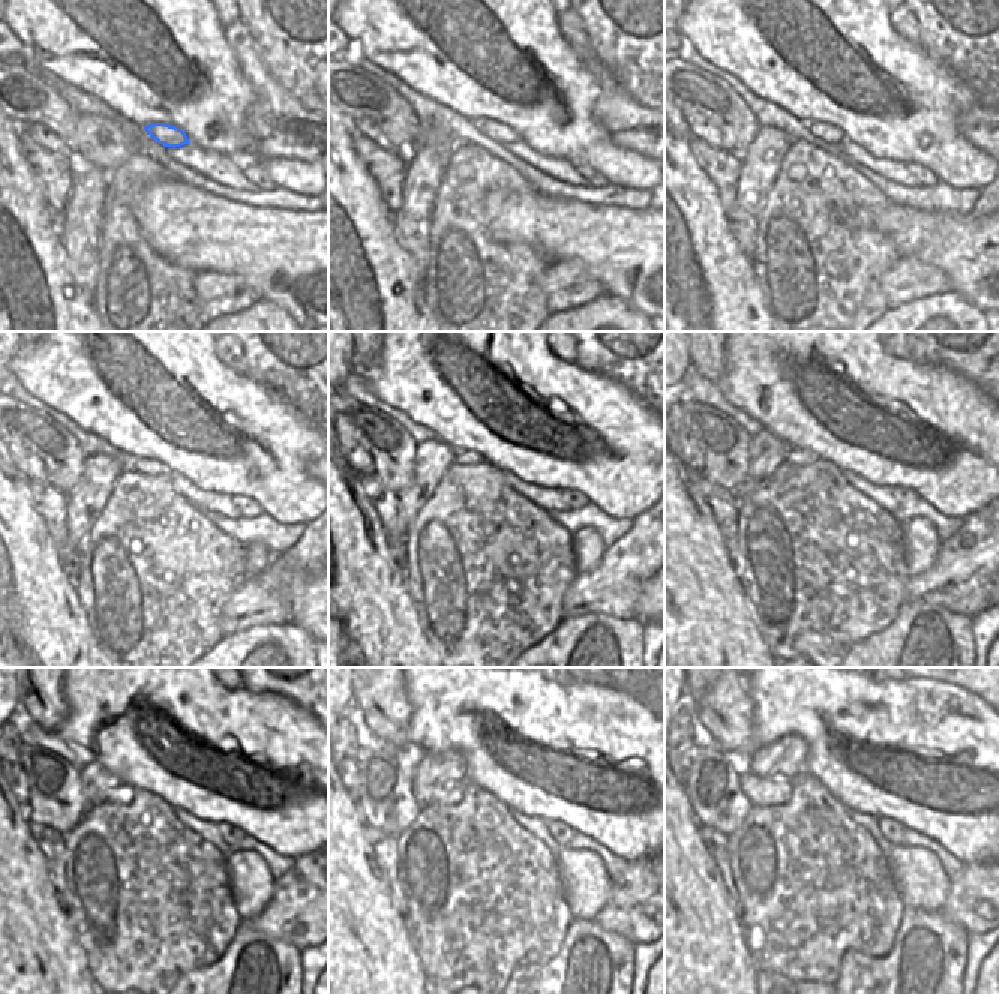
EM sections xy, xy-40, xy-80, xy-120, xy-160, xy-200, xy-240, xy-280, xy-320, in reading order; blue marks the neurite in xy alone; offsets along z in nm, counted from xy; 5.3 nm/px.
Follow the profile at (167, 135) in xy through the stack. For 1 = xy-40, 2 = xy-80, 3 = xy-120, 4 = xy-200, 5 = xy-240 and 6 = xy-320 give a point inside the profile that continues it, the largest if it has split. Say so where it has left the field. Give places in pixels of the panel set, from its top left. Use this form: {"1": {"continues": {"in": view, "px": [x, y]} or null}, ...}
{"1": {"continues": {"in": "xy-40", "px": [492, 129]}}, "2": {"continues": {"in": "xy-80", "px": [823, 131]}}, "3": {"continues": {"in": "xy-120", "px": [141, 465]}}, "4": {"continues": {"in": "xy-200", "px": [795, 456]}}, "5": {"continues": {"in": "xy-240", "px": [122, 793]}}, "6": {"continues": {"in": "xy-320", "px": [760, 790]}}}

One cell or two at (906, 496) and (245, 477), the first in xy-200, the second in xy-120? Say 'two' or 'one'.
two

